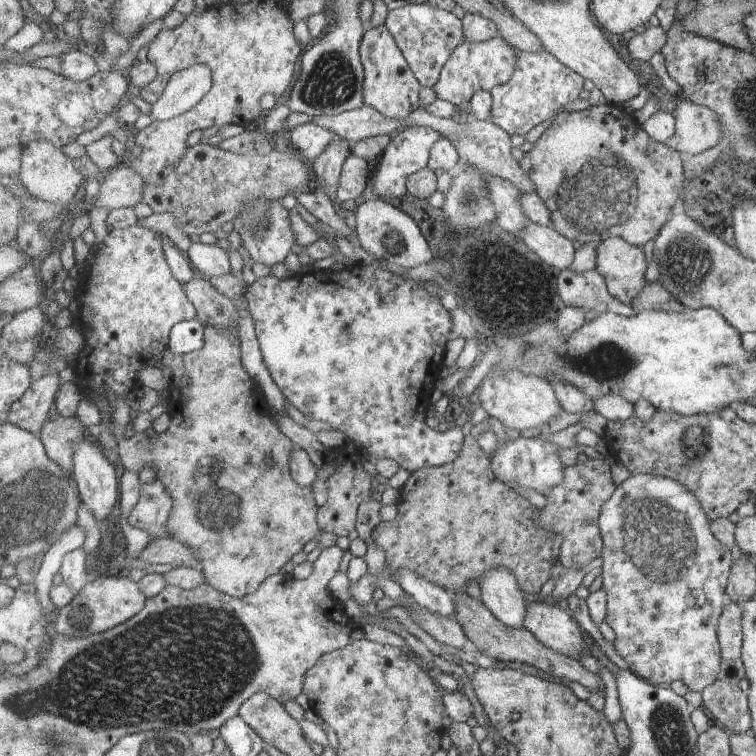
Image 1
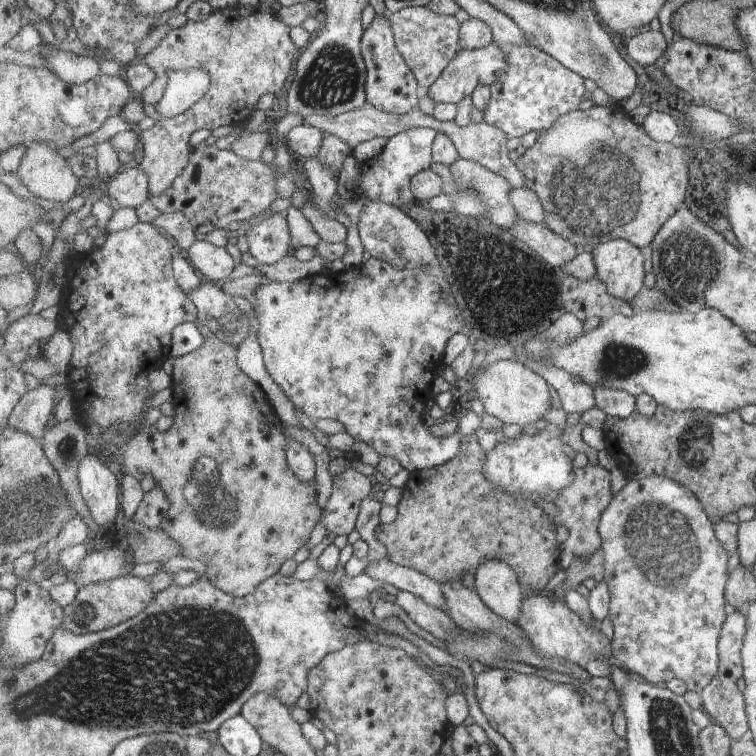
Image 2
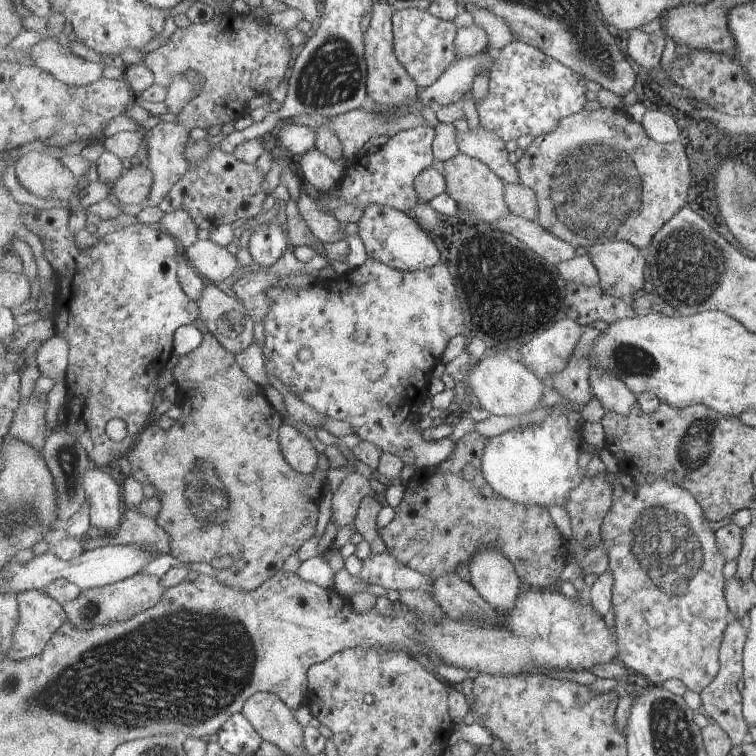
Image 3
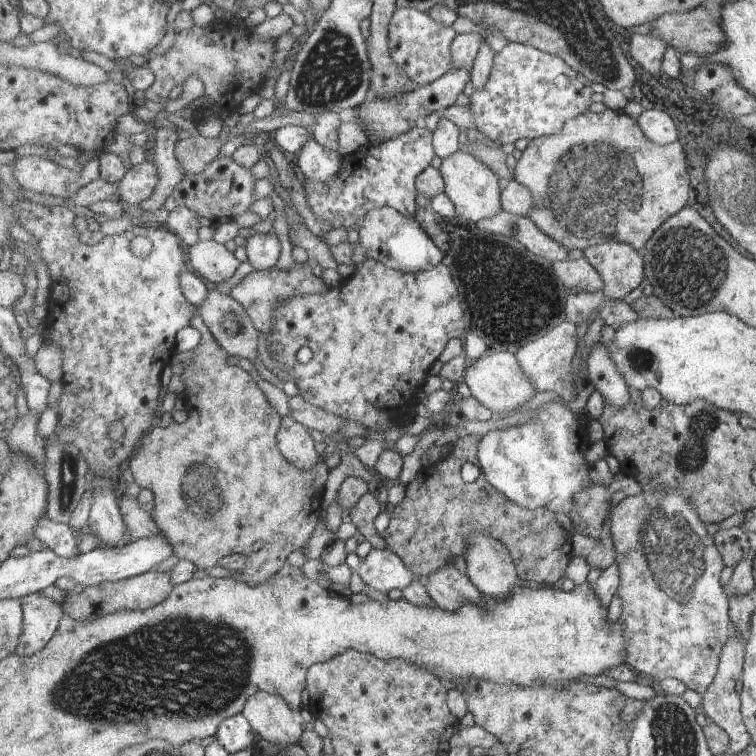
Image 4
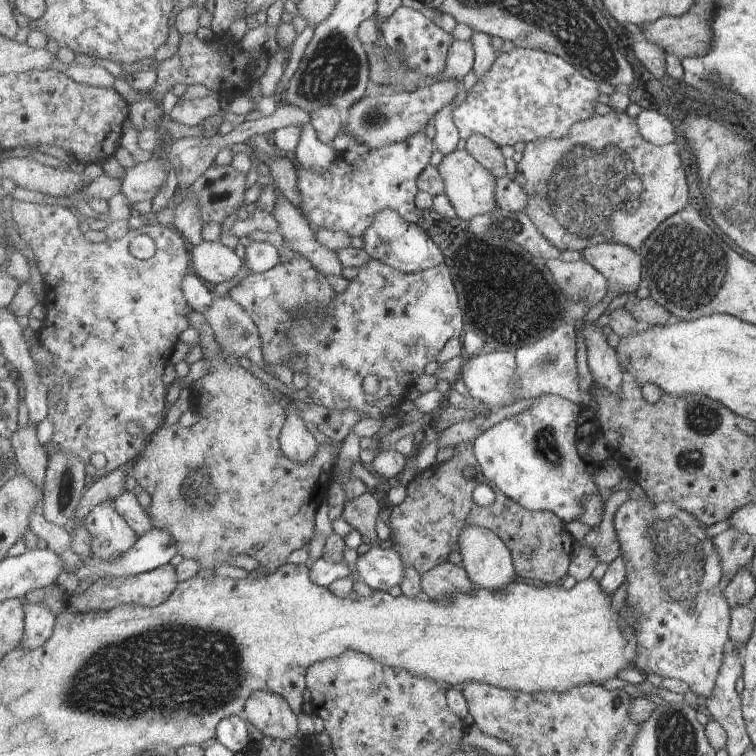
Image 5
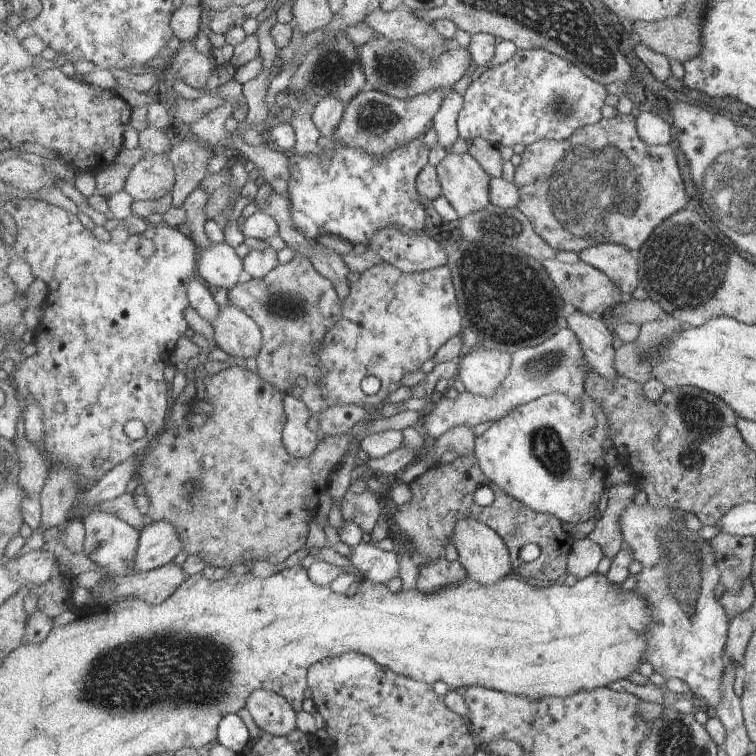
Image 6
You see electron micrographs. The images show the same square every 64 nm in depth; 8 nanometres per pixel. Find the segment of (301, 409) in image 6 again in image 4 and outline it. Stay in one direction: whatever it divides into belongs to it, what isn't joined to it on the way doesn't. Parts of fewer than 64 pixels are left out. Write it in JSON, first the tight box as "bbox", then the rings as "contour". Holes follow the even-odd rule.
{"bbox":[277,415,319,470],"contour":[[[291,415],[284,417],[277,439],[280,451],[297,468],[311,470],[317,464],[319,453],[315,448],[315,440],[311,438],[309,429]]]}

